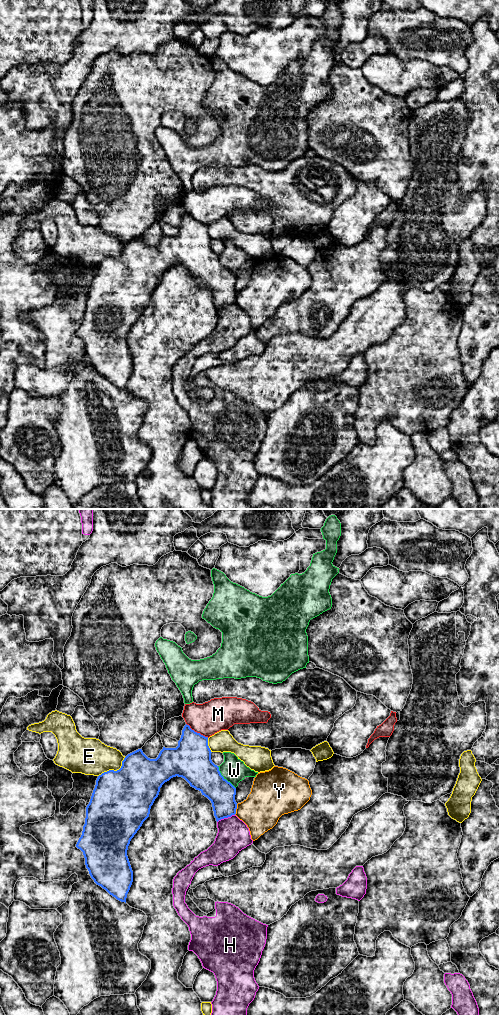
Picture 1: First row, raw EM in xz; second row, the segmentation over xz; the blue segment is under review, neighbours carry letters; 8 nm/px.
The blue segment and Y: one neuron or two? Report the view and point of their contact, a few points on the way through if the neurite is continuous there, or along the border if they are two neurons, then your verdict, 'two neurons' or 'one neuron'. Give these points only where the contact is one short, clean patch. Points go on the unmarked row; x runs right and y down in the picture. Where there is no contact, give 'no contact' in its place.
contact xz (236, 296); two neurons

